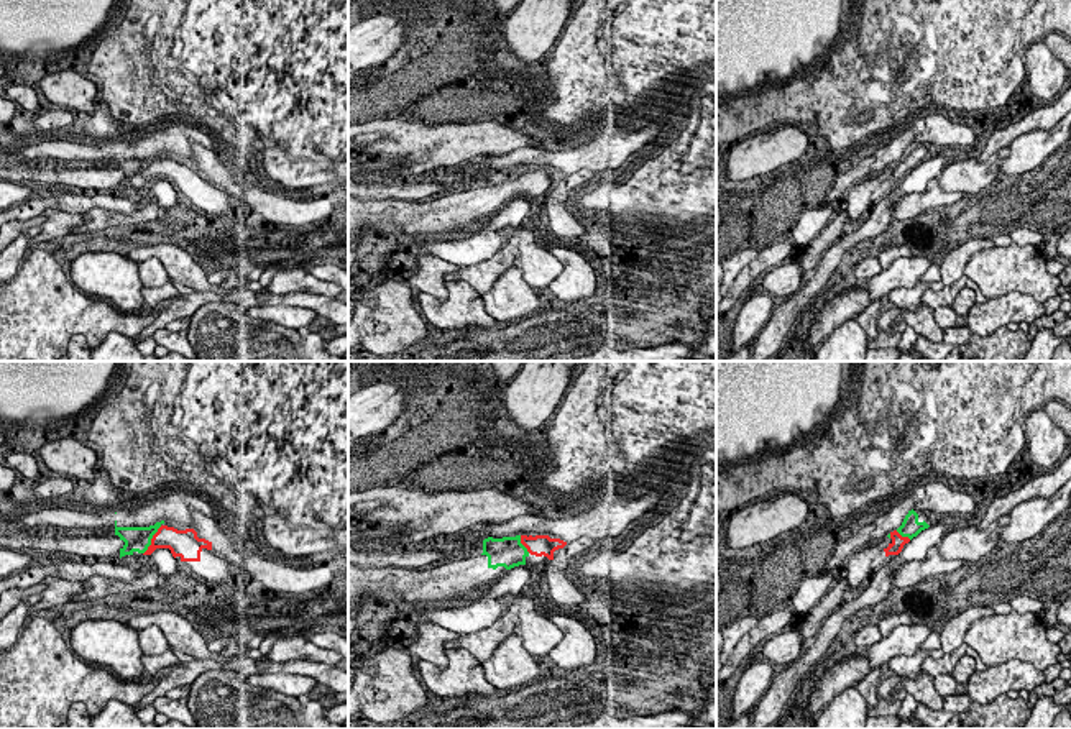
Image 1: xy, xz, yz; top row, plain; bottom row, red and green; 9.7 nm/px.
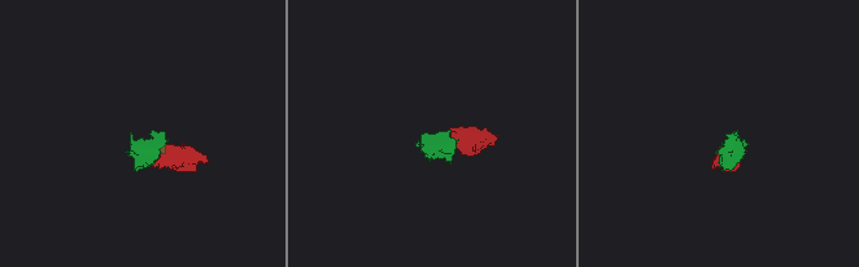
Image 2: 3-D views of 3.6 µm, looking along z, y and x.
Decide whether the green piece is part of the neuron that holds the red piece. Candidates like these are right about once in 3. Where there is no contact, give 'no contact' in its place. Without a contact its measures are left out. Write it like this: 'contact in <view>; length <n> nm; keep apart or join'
contact in xy; length 340 nm; join

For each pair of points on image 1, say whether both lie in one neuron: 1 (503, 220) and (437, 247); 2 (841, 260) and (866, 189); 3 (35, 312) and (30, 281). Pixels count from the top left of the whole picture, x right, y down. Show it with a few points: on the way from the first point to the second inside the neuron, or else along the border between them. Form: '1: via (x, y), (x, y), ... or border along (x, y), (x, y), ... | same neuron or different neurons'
1: via (487, 233), (473, 247), (454, 247) | same neuron
2: border along (848, 215), (858, 217) | different neurons
3: via (35, 304), (35, 289) | same neuron

